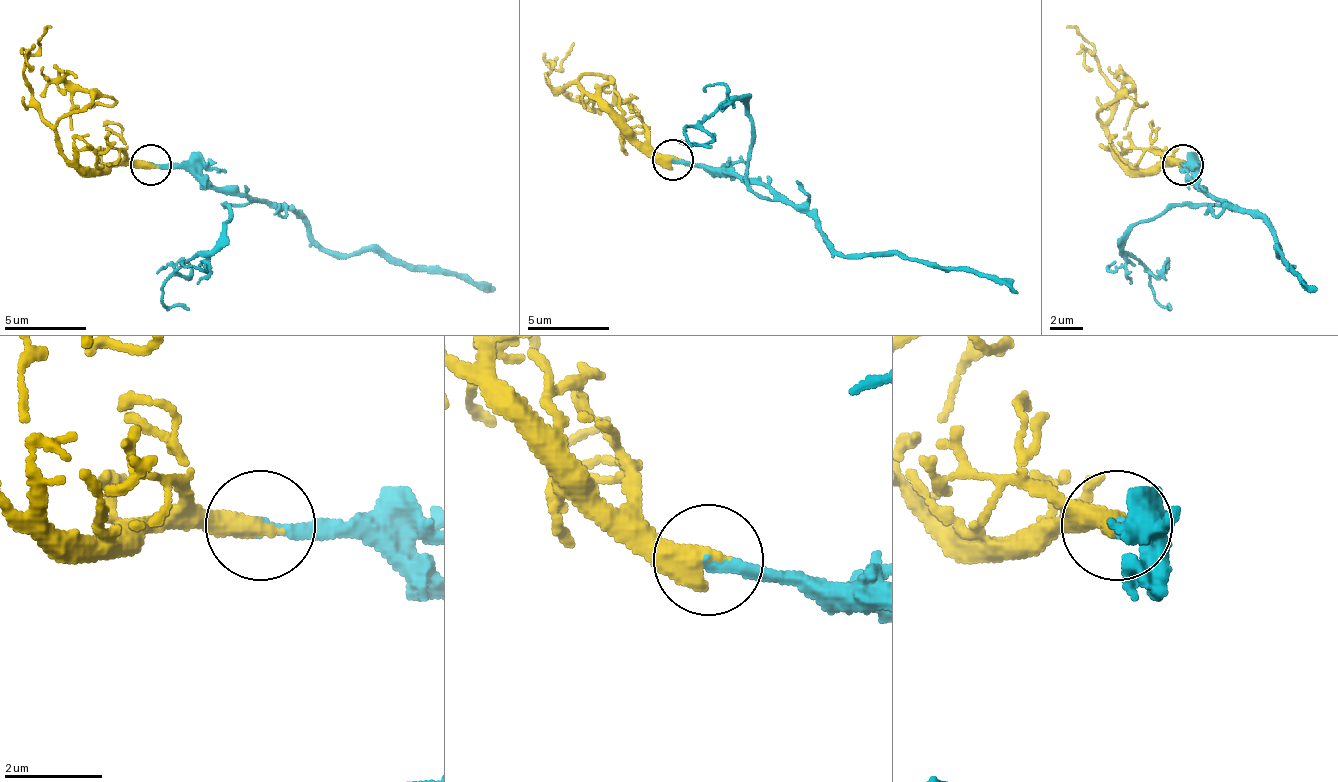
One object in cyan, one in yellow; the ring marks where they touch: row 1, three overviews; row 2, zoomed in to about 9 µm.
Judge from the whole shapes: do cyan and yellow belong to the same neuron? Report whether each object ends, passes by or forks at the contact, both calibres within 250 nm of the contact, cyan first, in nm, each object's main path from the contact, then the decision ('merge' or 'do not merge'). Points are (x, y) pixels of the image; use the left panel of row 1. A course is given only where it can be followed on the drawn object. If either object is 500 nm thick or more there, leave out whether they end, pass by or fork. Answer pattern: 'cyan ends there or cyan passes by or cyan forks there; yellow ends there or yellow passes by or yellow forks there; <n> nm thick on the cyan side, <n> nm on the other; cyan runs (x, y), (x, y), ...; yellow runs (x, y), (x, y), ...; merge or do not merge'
280 nm thick on the cyan side, 550 nm on the other; cyan runs (151, 165), (196, 170), (213, 186), (233, 186), (291, 211), (324, 248), (381, 252), (463, 272), (496, 289); yellow runs (151, 165), (77, 170), (65, 157), (57, 128), (32, 96), (24, 75), (24, 59), (53, 26); merge

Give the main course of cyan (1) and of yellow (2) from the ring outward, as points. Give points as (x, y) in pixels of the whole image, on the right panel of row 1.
1: (1182, 165), (1190, 170), (1215, 198), (1252, 211), (1280, 248), (1276, 252), (1317, 289)
2: (1182, 165), (1128, 170), (1116, 157), (1108, 128), (1116, 96), (1108, 75), (1067, 26)

